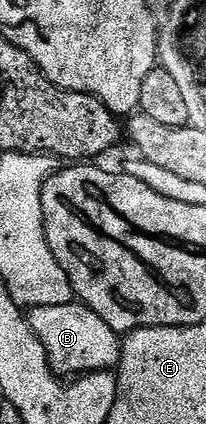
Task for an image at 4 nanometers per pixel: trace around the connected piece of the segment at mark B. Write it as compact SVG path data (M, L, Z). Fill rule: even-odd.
M72 303L61 307L37 307L30 310L29 320L37 339L41 339L41 347L45 349L51 372L60 378L75 379L80 375L111 371L118 366L121 348L120 334L115 333L113 327L109 327L109 323L105 323L105 319L101 319L101 315L97 315L97 311L93 311L88 305Z

